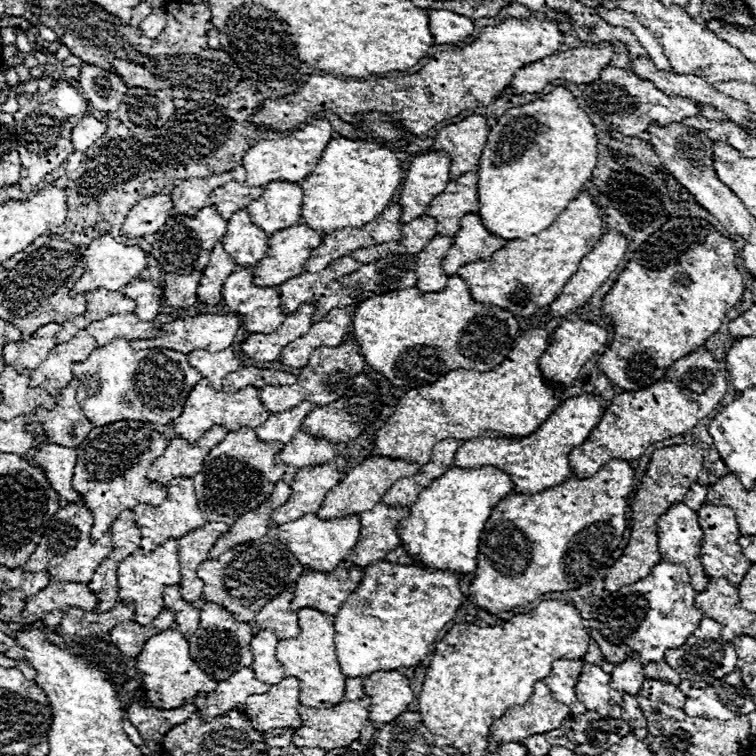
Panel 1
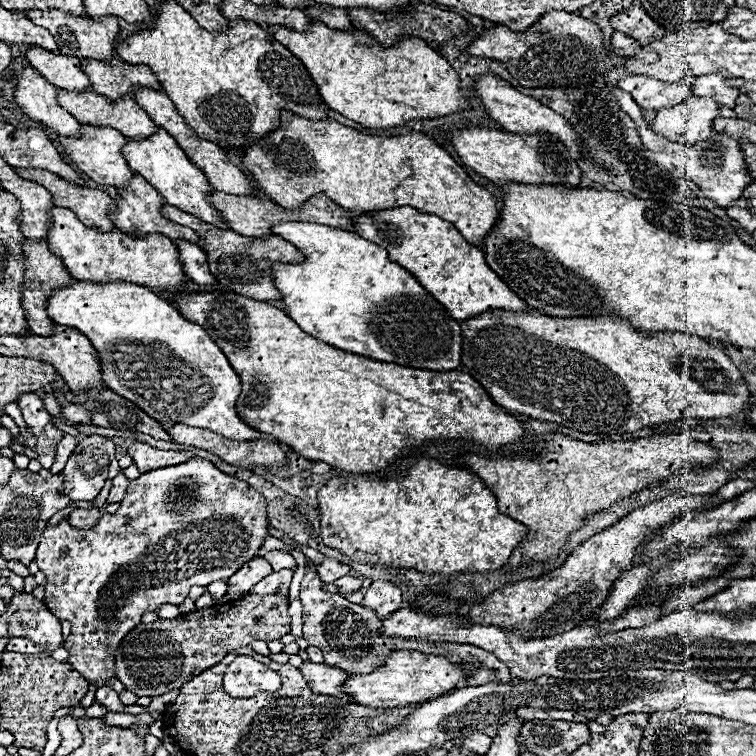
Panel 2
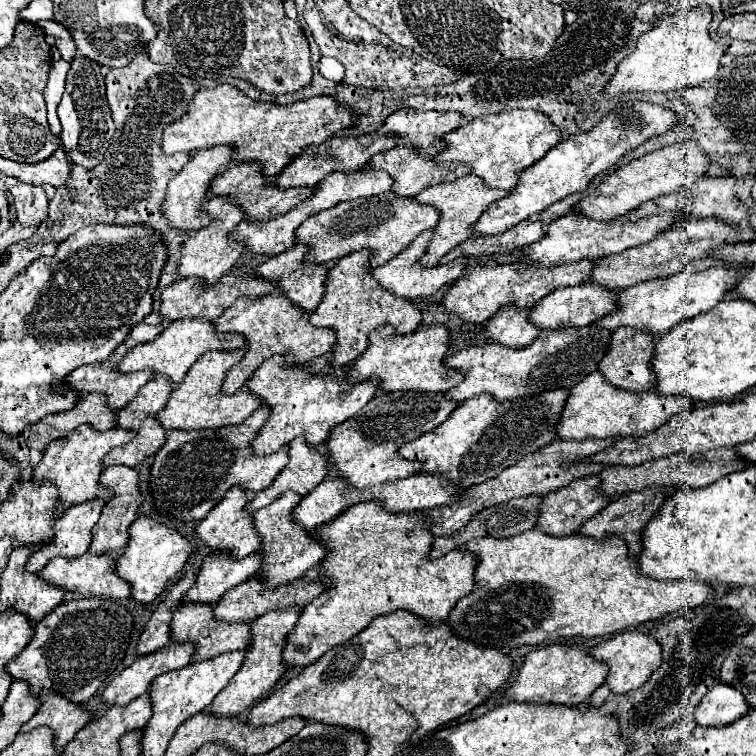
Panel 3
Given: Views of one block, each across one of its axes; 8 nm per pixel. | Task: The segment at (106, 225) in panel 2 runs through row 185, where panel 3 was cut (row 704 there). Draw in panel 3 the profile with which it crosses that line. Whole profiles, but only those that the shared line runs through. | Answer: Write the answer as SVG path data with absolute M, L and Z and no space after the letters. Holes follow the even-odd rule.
M46 690L40 692L40 708L36 714L20 728L20 732L30 732L38 726L48 726L54 732L54 744L58 750L62 750L78 730L82 730L92 714L76 704L68 704L68 700L50 694Z

